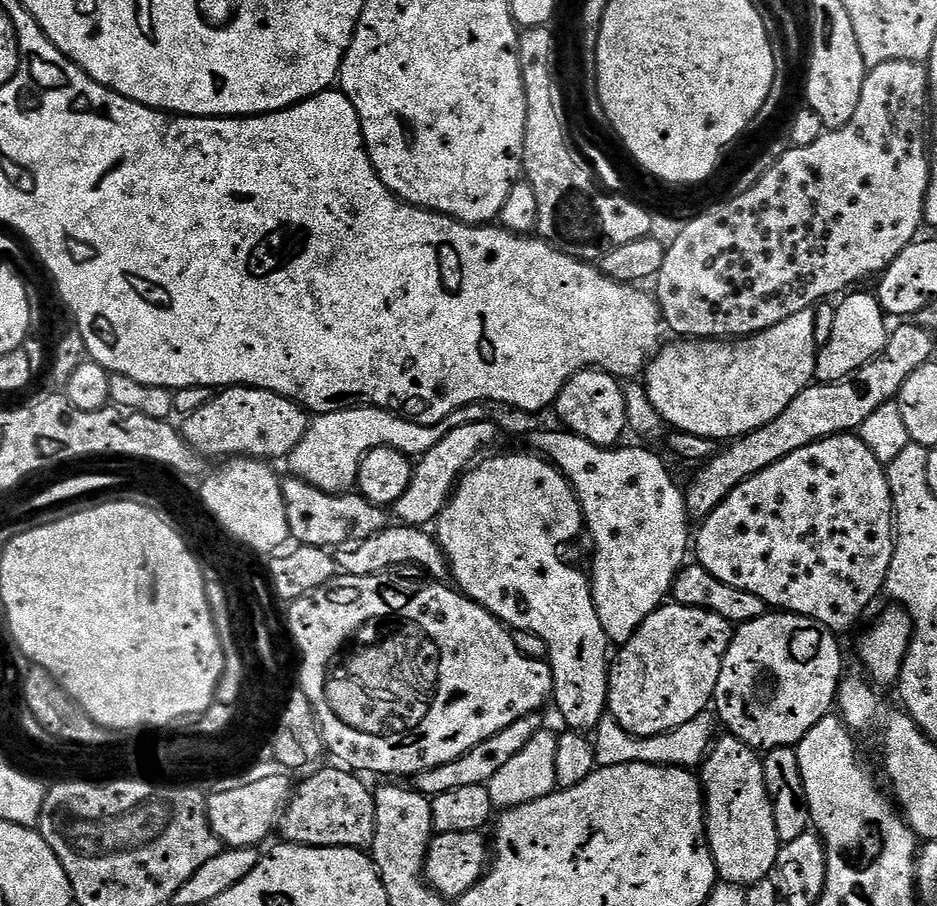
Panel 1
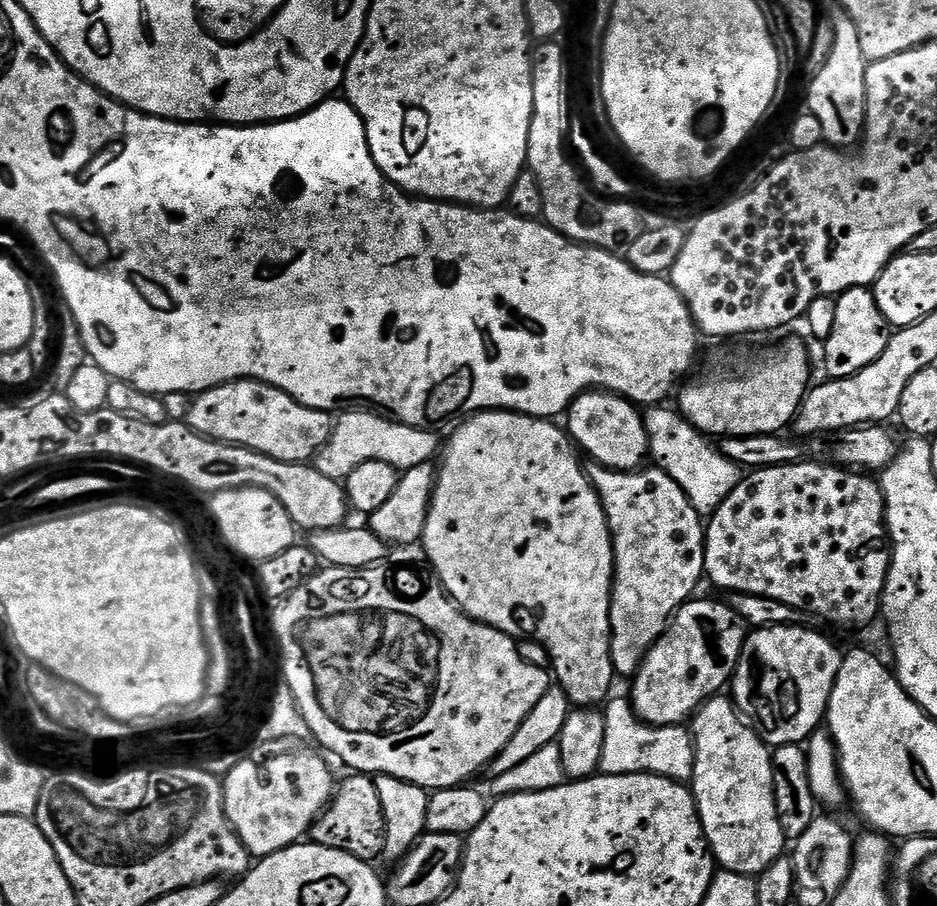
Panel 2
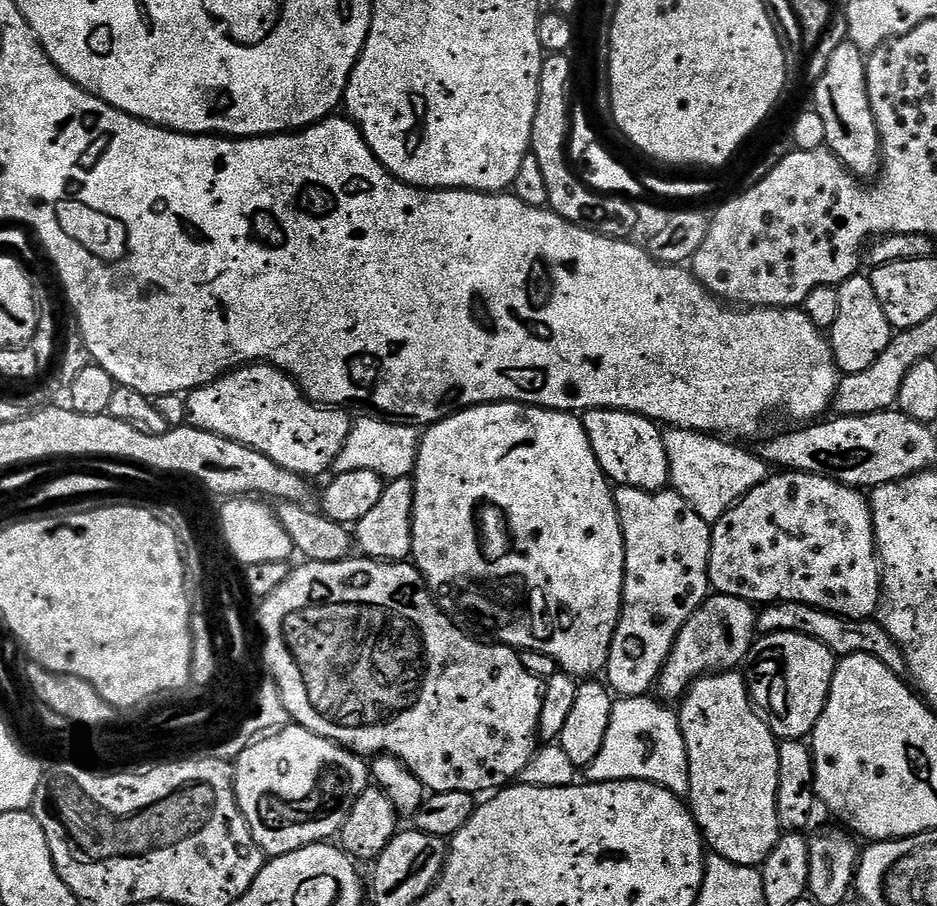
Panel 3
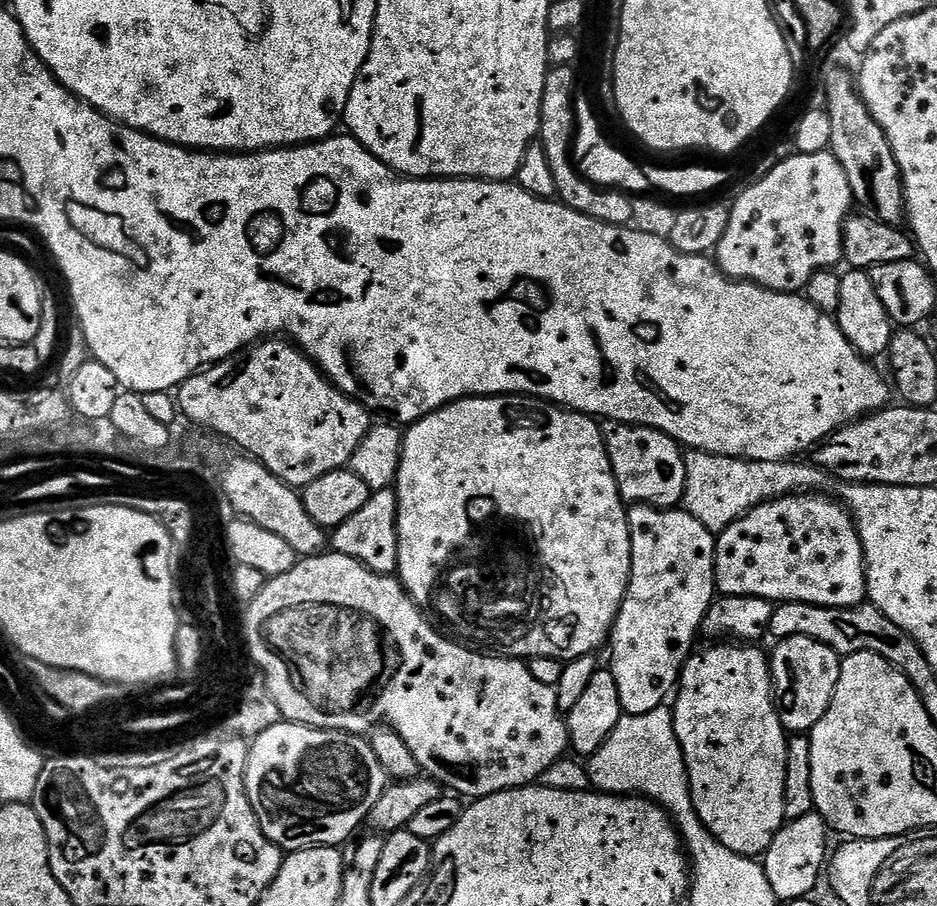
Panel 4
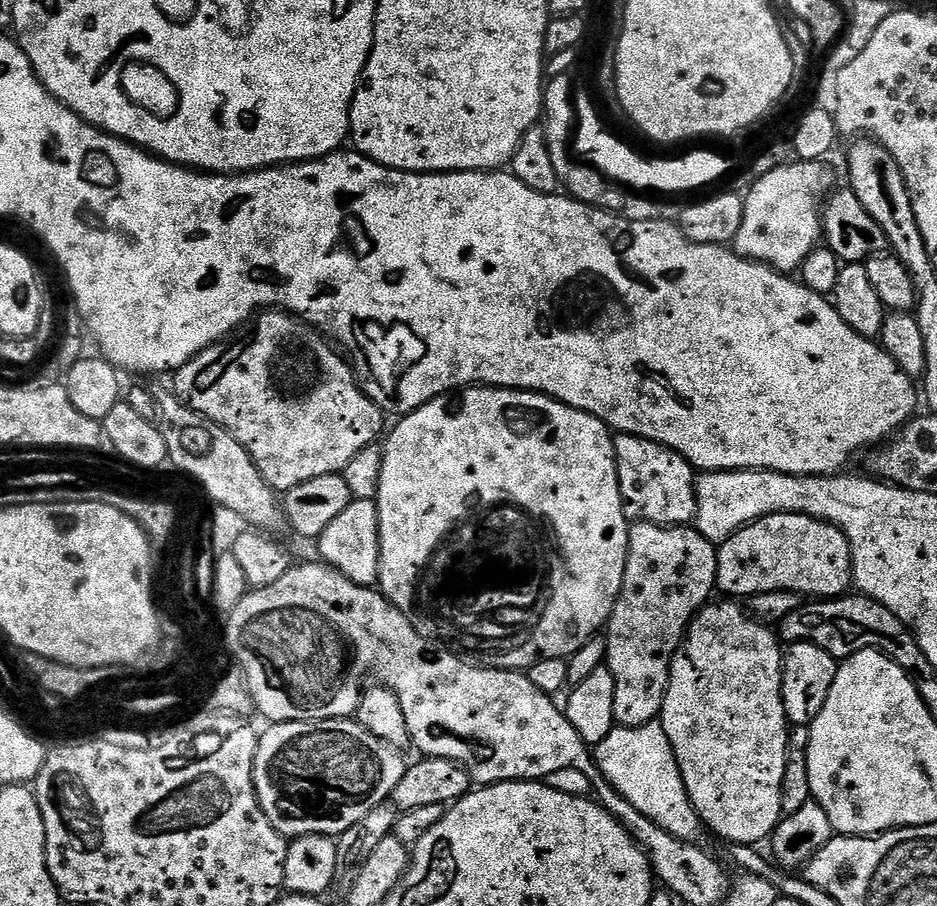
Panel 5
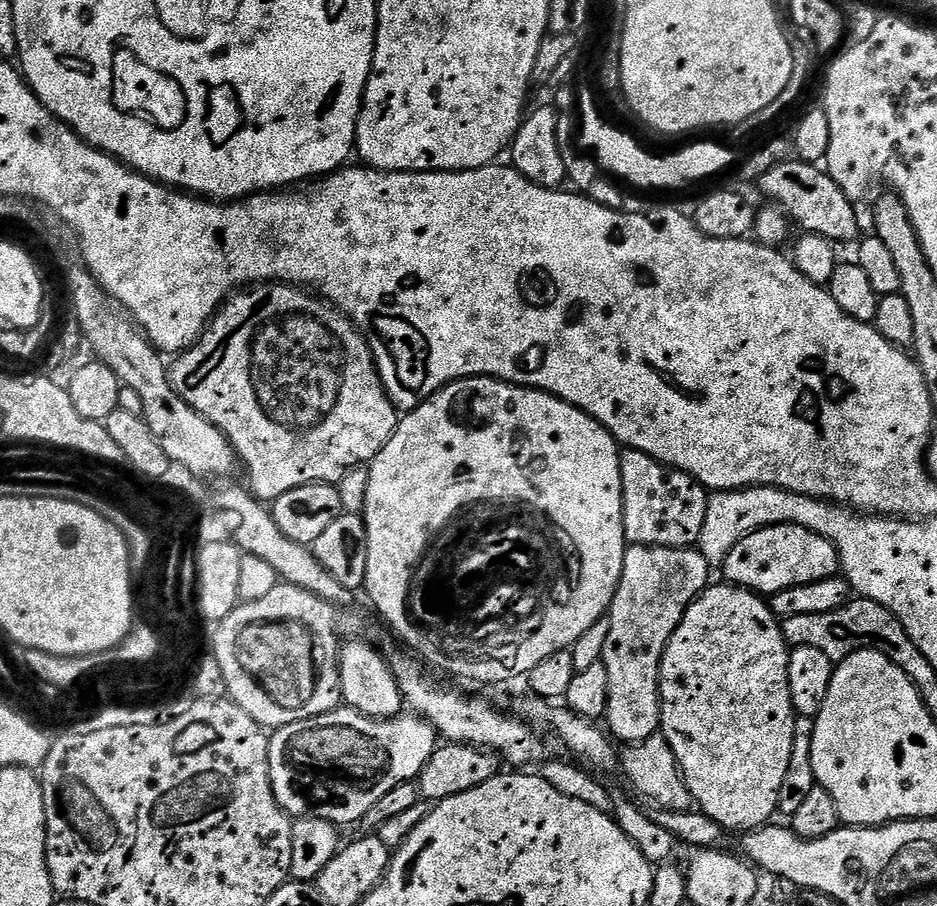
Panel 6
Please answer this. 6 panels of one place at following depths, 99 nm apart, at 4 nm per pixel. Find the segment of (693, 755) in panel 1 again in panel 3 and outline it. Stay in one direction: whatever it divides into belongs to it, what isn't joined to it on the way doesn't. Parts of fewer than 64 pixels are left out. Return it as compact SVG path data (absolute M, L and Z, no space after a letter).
M651 695L626 696L613 703L606 739L602 741L602 750L598 750L598 758L586 769L587 779L593 784L645 780L661 784L678 797L687 797L690 762L680 717L673 709L672 712L668 709L671 707L667 703L652 699Z

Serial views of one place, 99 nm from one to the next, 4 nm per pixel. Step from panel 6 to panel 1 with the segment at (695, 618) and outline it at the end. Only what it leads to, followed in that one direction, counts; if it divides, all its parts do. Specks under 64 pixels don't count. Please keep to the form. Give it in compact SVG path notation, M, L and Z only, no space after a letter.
M724 734L719 740L720 737L709 747L708 755L698 772L706 805L708 849L716 863L716 875L723 883L751 886L769 879L781 848L778 826L774 826L774 810L766 790L764 761L757 749L742 743L737 736Z

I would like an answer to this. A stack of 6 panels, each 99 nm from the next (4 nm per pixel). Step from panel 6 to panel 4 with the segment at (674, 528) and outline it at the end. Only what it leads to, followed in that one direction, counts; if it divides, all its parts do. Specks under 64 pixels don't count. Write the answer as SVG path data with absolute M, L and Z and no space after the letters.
M615 422L607 425L603 438L604 449L610 458L612 477L616 479L620 497L625 502L672 510L683 501L686 466L684 452L674 438L646 426Z

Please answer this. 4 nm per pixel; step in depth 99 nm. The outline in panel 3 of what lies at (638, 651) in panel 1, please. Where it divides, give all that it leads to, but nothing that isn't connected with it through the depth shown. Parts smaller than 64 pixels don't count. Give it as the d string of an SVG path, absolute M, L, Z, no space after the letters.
M719 594L709 595L676 635L668 660L660 671L659 695L668 702L679 701L701 676L739 669L739 664L749 659L752 646L758 639L757 615L757 609L747 600Z

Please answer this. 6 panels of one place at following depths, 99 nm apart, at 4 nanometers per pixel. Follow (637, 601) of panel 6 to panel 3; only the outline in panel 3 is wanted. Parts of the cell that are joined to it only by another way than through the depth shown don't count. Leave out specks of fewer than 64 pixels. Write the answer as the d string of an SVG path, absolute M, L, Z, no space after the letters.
M617 487L614 495L624 535L624 603L620 605L620 621L612 635L606 677L617 697L646 696L657 687L676 635L710 595L708 559L712 530L674 491L647 492L641 488Z

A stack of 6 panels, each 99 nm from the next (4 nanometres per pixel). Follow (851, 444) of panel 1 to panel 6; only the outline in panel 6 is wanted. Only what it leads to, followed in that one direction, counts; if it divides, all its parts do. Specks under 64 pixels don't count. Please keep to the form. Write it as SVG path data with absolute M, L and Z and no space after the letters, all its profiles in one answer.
M779 524L746 534L722 565L723 579L737 588L749 588L765 598L790 586L802 586L806 582L822 582L840 572L840 555L822 534L806 530L797 524Z

